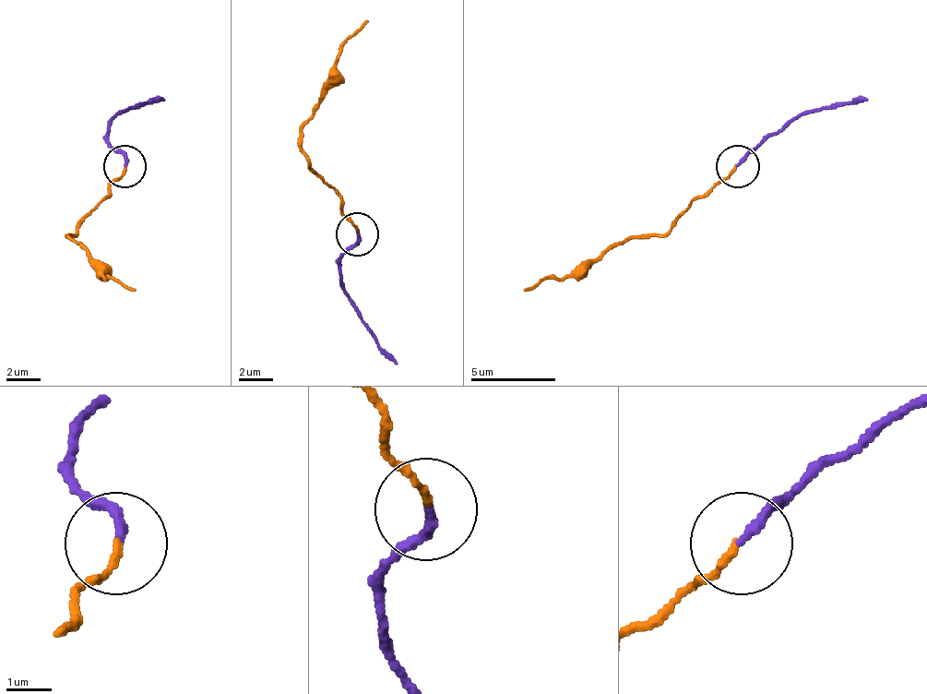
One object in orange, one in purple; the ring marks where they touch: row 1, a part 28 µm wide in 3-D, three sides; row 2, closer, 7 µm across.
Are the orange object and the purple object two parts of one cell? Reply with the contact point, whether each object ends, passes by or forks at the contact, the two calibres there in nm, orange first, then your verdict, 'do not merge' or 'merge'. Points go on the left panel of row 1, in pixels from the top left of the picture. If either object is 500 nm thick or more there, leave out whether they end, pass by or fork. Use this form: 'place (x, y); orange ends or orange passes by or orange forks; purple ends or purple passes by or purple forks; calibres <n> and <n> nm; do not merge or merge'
place (124, 166); orange ends; purple ends; calibres 140 and 200 nm; merge

